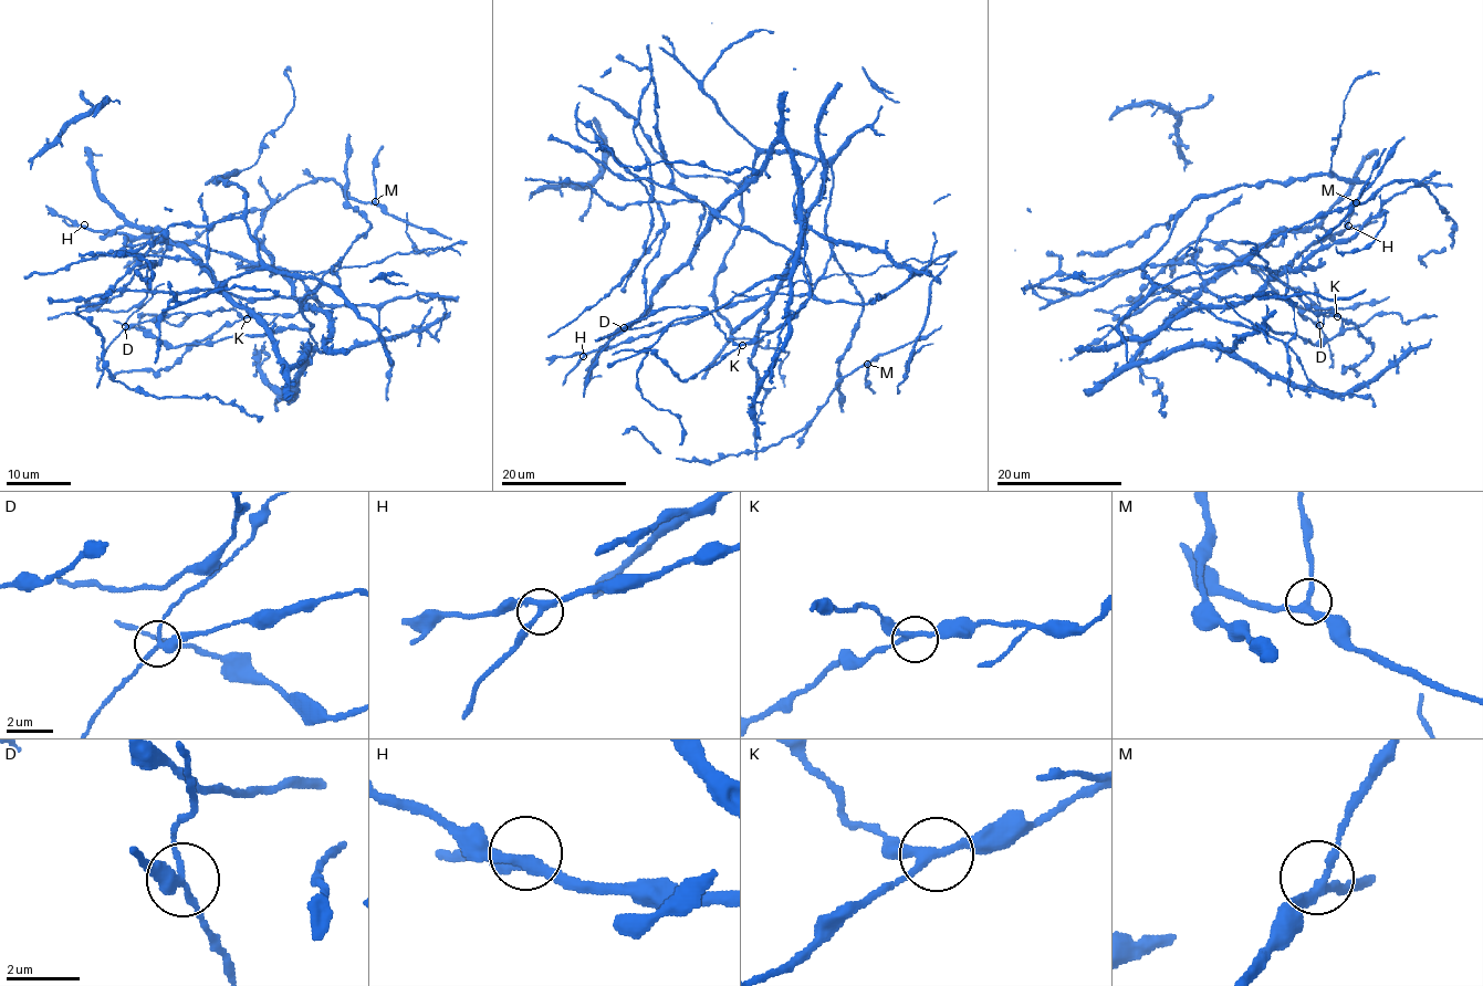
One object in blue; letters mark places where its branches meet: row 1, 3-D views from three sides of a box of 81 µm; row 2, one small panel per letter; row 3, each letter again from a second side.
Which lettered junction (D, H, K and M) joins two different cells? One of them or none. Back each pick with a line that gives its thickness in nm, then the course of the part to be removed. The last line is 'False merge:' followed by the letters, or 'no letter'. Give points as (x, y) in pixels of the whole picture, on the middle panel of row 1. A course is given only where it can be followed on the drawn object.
D: Thickness 240 nm. Course of the part to remove: (624, 327), (632, 328), (661, 321)
False merge: D

